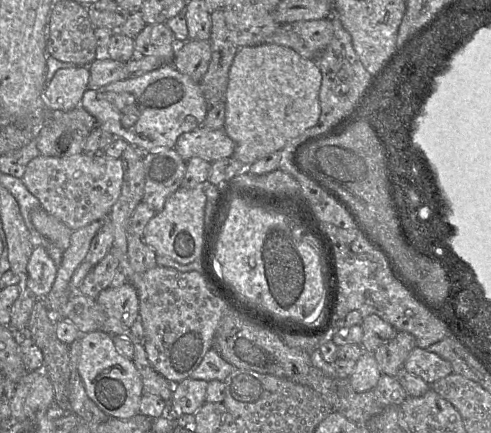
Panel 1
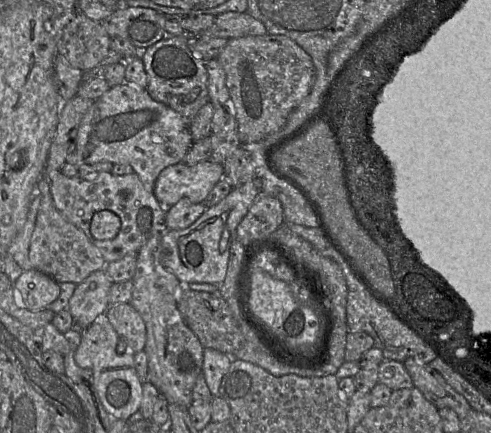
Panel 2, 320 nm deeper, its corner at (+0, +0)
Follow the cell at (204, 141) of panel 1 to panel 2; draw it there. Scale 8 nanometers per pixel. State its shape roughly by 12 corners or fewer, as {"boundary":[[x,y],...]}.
{"boundary":[[180,162],[161,171],[154,194],[167,212],[182,198],[203,203],[223,164]]}

